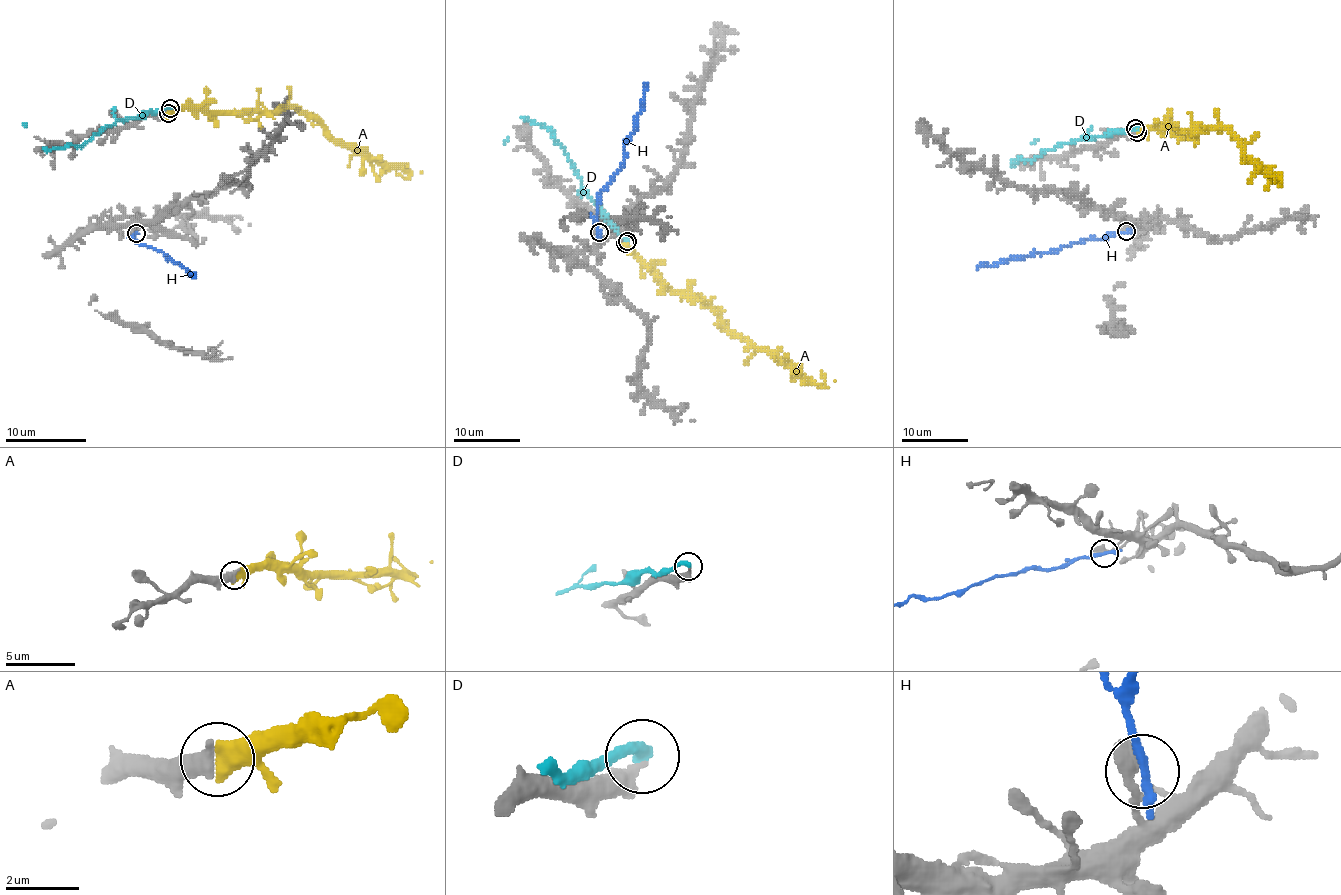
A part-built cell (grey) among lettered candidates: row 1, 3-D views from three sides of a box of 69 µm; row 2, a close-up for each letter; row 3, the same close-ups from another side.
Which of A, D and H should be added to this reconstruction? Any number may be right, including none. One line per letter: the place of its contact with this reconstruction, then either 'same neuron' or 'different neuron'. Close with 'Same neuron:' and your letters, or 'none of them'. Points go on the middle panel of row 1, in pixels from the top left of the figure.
A: meets grey at (625, 243); same neuron
D: meets grey at (627, 241); different neuron
H: meets grey at (599, 232); different neuron
Same neuron: A

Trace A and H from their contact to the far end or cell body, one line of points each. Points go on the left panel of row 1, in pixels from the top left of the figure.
A: (167, 112), (186, 108), (295, 108), (313, 116), (335, 139), (386, 165), (422, 173)
H: (135, 234), (135, 242), (165, 256), (192, 278)

